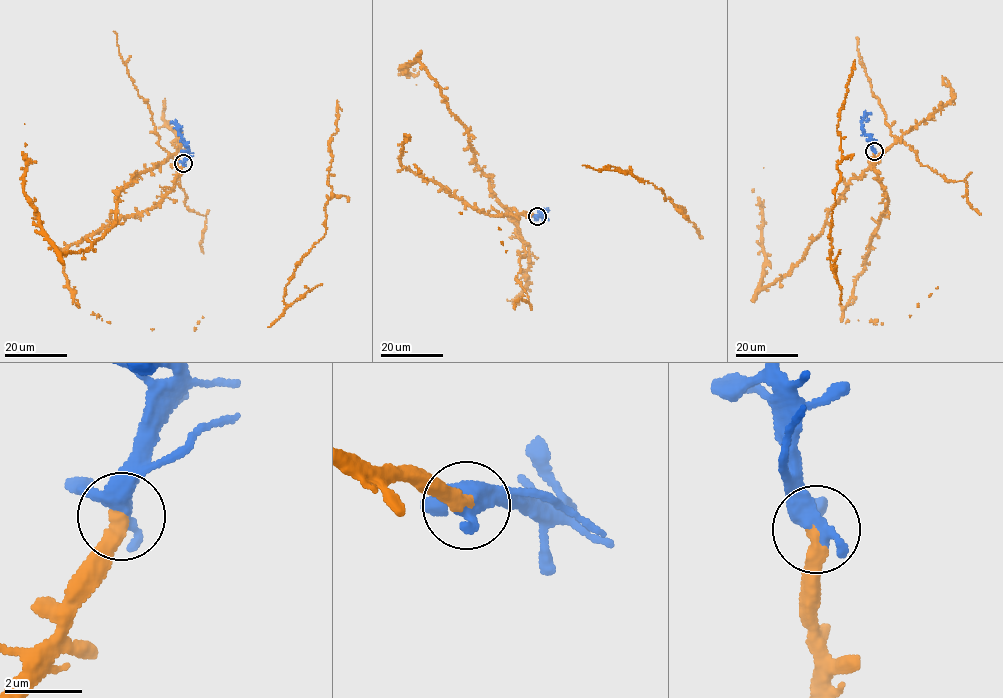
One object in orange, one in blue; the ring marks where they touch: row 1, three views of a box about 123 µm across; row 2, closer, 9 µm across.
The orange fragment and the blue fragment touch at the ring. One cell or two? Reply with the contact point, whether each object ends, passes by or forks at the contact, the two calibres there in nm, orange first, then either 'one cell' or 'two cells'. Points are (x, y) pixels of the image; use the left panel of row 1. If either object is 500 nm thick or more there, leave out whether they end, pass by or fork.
place (183, 163); orange ends; blue passes by; calibres 360 and 440 nm; one cell

